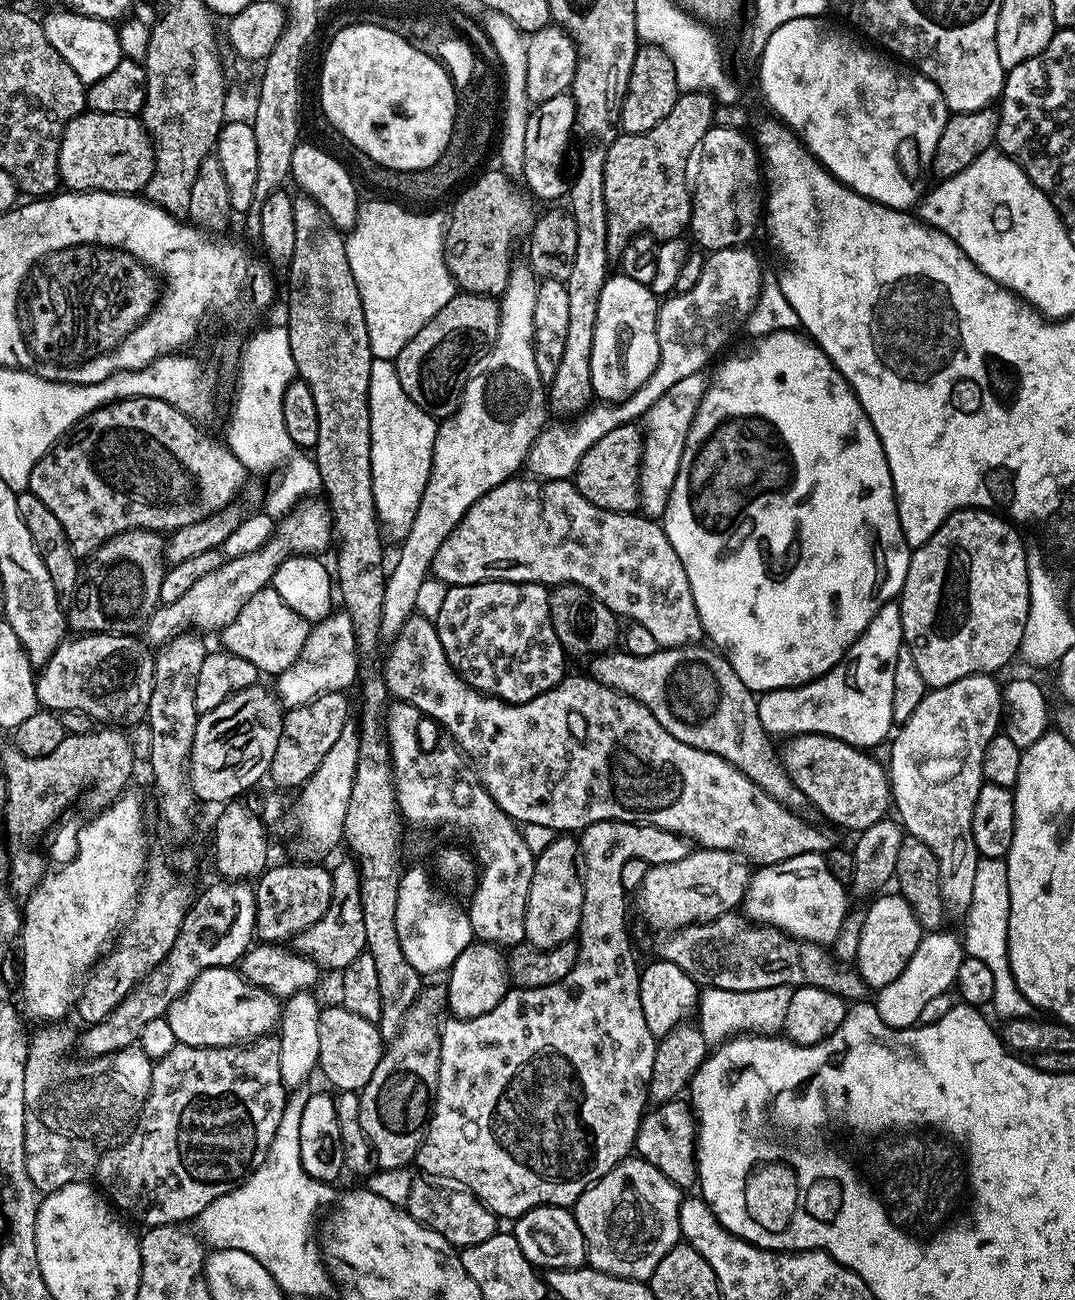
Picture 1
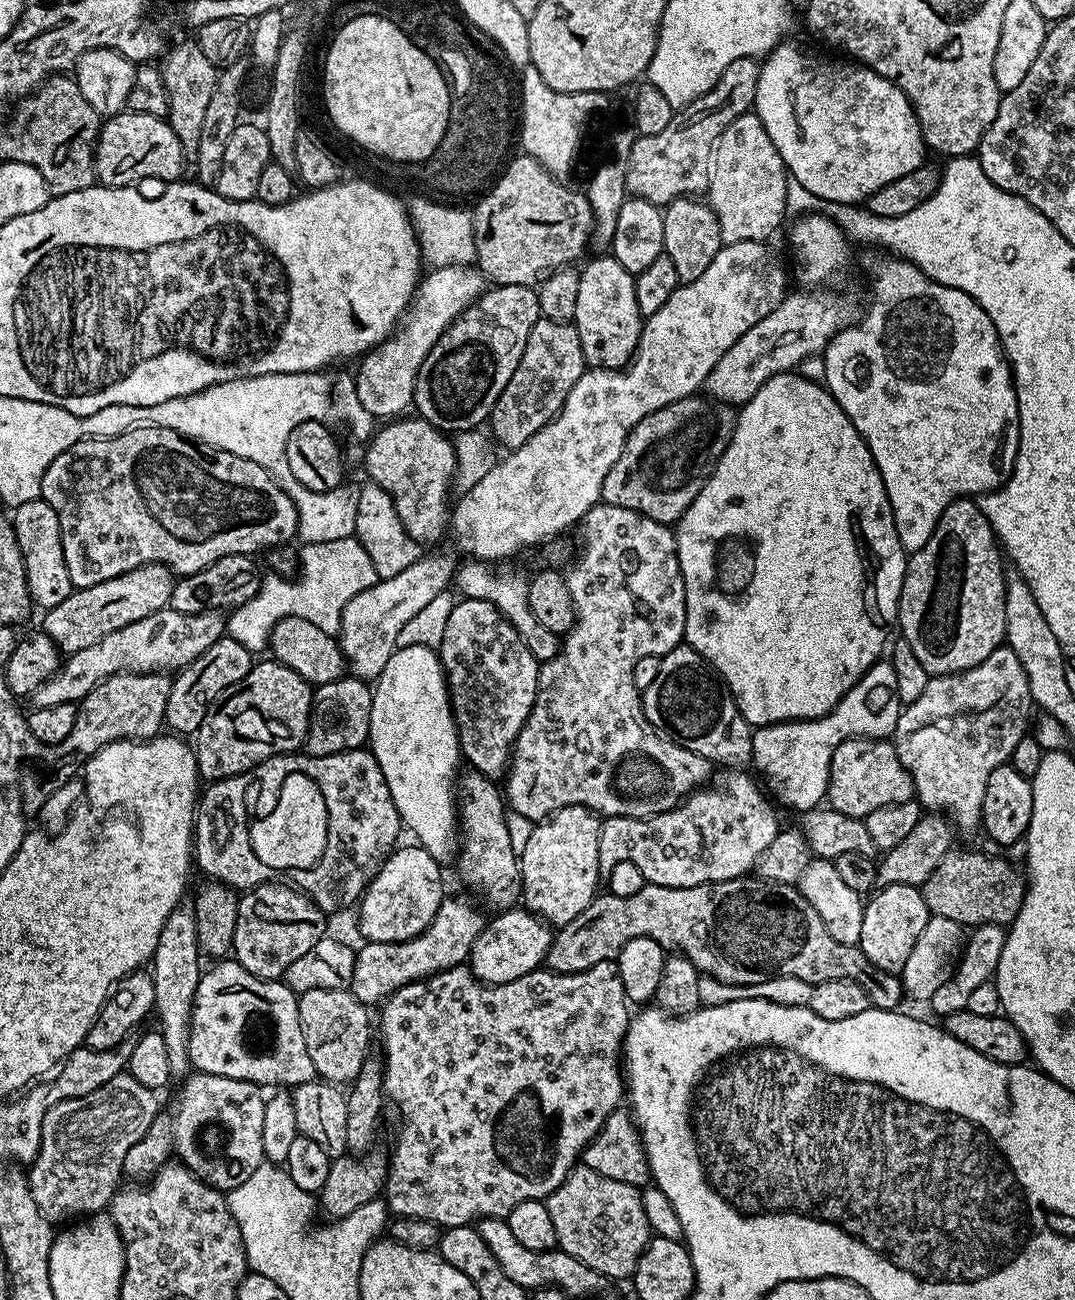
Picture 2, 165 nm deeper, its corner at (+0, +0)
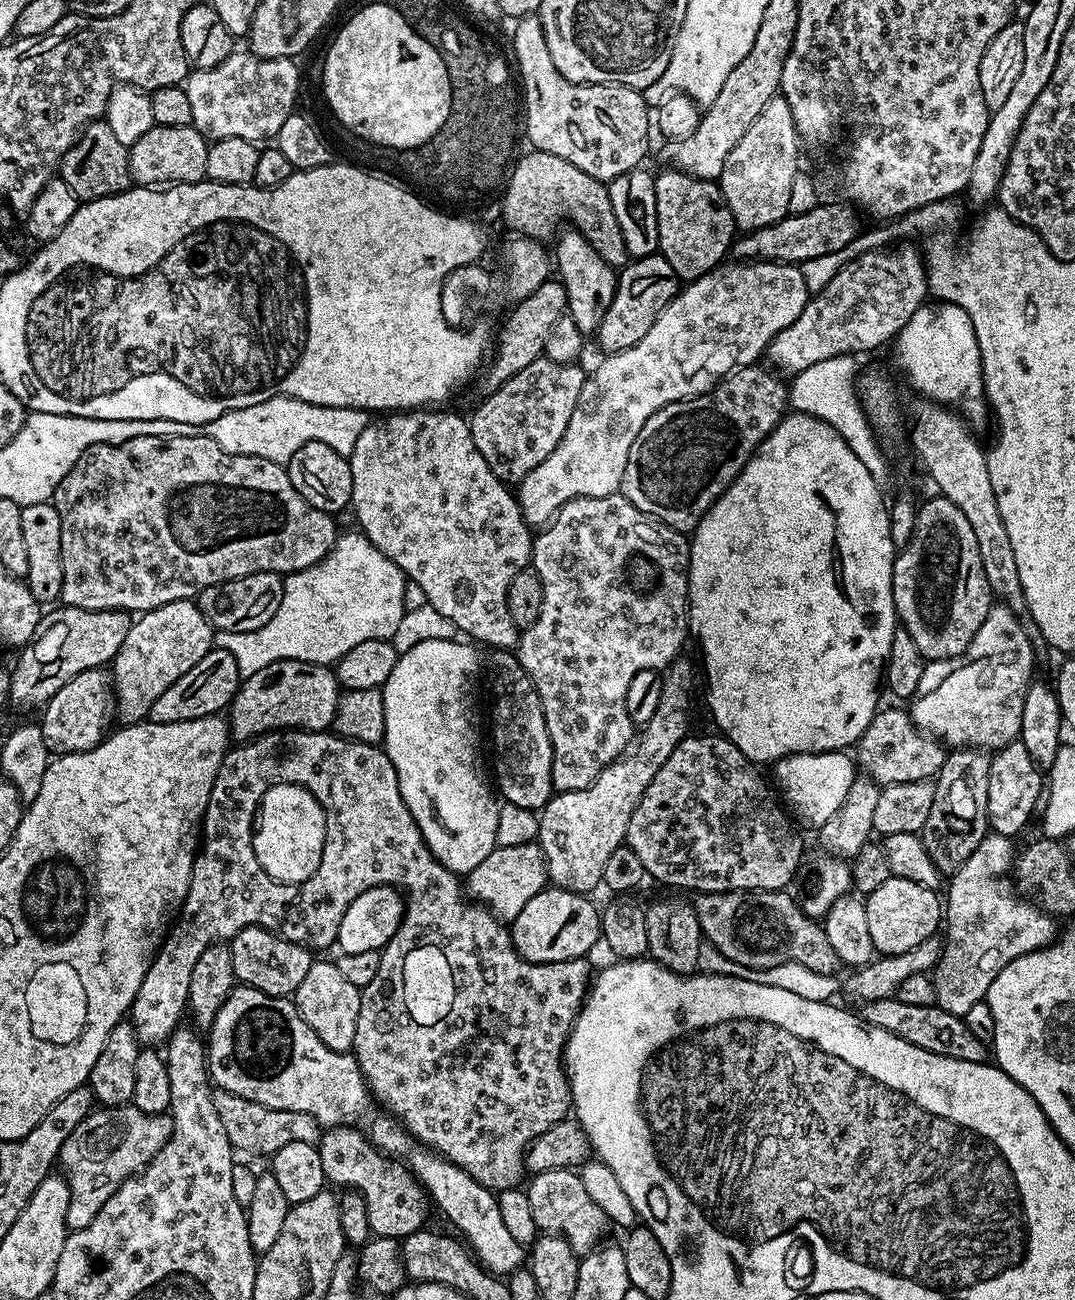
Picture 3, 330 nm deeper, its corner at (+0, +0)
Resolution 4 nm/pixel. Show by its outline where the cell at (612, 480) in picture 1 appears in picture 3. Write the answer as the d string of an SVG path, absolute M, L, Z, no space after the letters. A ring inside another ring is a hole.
M760 367L737 368L711 392L667 404L653 414L646 426L638 430L634 446L630 446L630 458L626 458L626 470L619 486L622 495L634 506L638 506L638 510L670 526L675 532L695 532L698 522L708 513L713 502L728 489L734 478L738 478L748 459L756 455L756 447L776 429L780 419L786 415L789 407L788 384L780 381L781 377L775 371Z

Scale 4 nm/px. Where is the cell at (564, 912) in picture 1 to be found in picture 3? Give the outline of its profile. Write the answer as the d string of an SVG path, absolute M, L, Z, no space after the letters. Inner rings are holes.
M684 659L673 660L663 673L664 685L658 710L654 710L654 718L639 729L638 739L630 750L606 766L589 788L556 792L539 813L538 843L548 867L548 879L555 887L581 894L601 887L602 870L606 870L610 854L625 843L630 816L643 792L662 764L670 758L671 752L689 735L688 711L692 708L692 700L688 691L692 688L692 664Z

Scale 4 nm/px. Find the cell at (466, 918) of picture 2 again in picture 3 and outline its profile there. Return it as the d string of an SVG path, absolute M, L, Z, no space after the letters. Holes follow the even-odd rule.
M539 843L523 844L522 846L502 846L486 858L482 858L479 866L466 873L466 892L475 903L484 905L489 912L496 915L501 922L510 922L522 914L522 906L534 898L549 883L548 867Z

